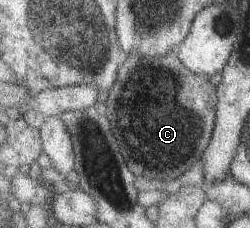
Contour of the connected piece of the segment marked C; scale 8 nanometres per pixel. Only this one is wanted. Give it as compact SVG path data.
M173 50L167 56L141 57L135 54L128 56L119 72L119 80L109 92L107 115L113 122L115 136L121 144L131 170L141 177L150 180L179 180L181 177L192 178L206 154L218 123L218 86L213 86L207 74L191 72Z

